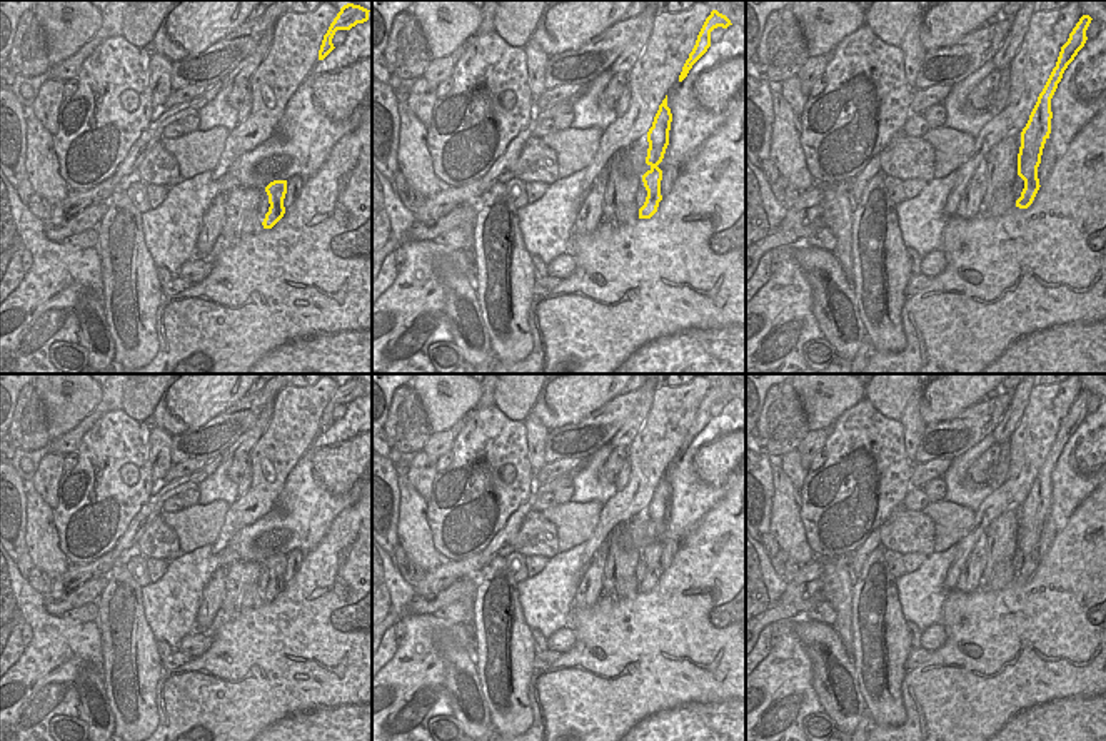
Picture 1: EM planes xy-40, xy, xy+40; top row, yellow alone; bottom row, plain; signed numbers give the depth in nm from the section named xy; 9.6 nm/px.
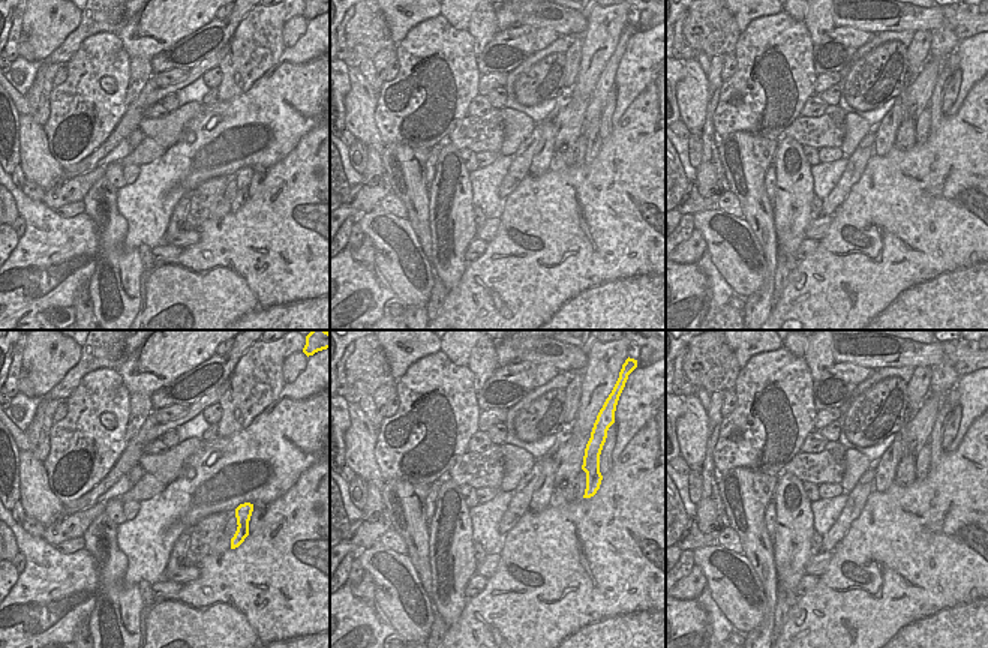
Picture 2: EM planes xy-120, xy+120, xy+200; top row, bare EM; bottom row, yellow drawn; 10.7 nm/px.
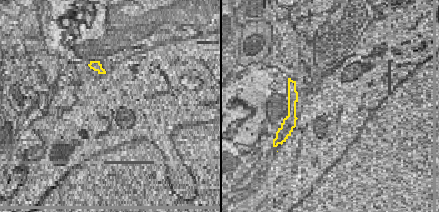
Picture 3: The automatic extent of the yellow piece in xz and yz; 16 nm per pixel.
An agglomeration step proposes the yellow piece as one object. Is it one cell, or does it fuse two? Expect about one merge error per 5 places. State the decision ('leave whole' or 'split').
leave whole

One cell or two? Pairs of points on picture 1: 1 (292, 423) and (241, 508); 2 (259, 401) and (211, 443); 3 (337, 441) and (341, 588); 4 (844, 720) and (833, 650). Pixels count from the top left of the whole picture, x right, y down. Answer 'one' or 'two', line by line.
1: one
2: one
3: two
4: one

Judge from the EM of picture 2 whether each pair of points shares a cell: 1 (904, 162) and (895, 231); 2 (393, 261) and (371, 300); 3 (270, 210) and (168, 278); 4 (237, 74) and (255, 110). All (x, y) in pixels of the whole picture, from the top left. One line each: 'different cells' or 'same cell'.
1: same cell
2: different cells
3: same cell
4: different cells

